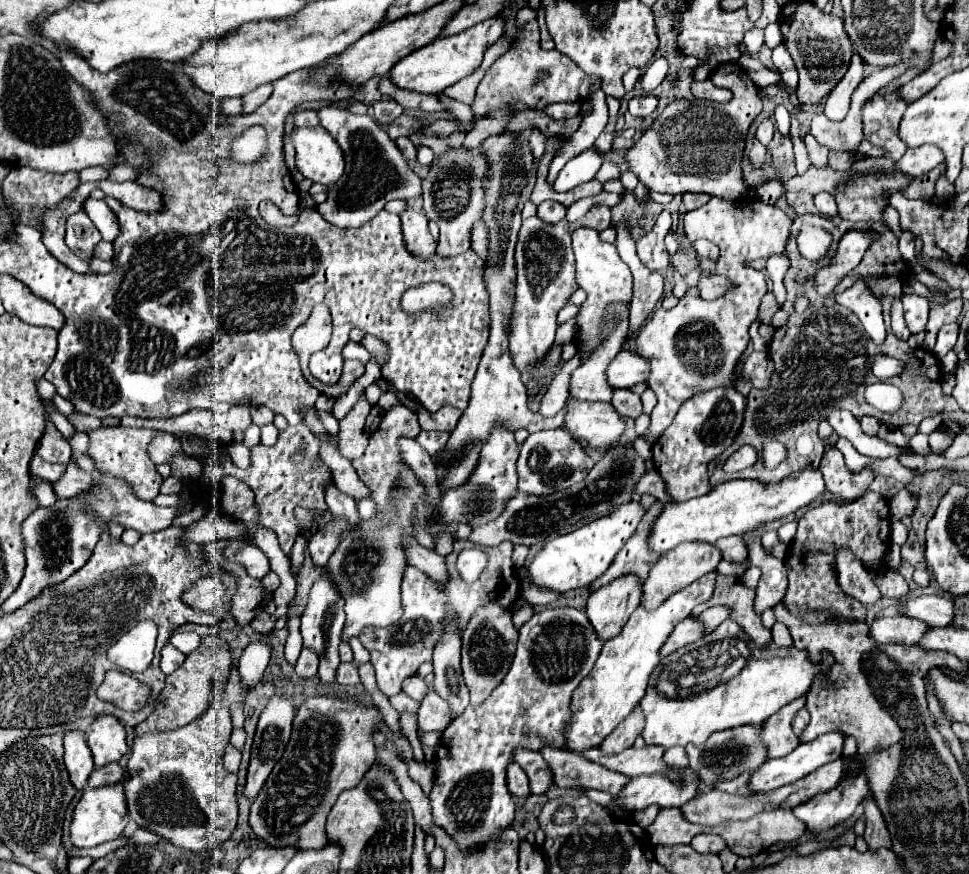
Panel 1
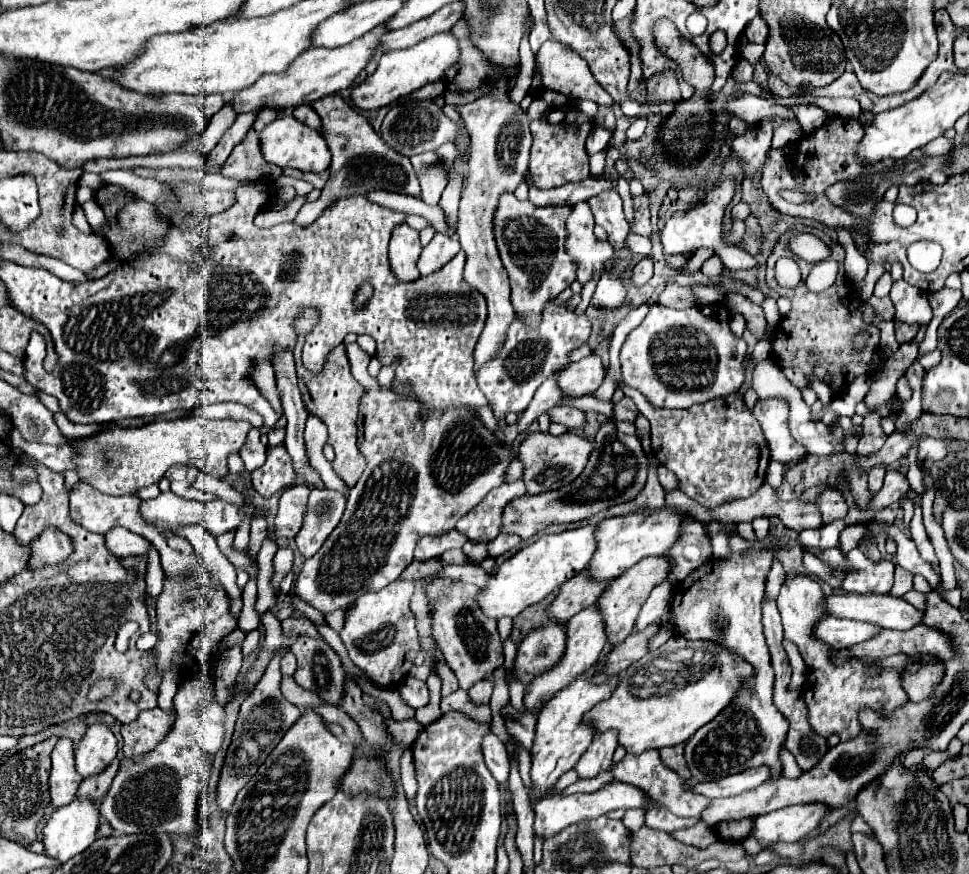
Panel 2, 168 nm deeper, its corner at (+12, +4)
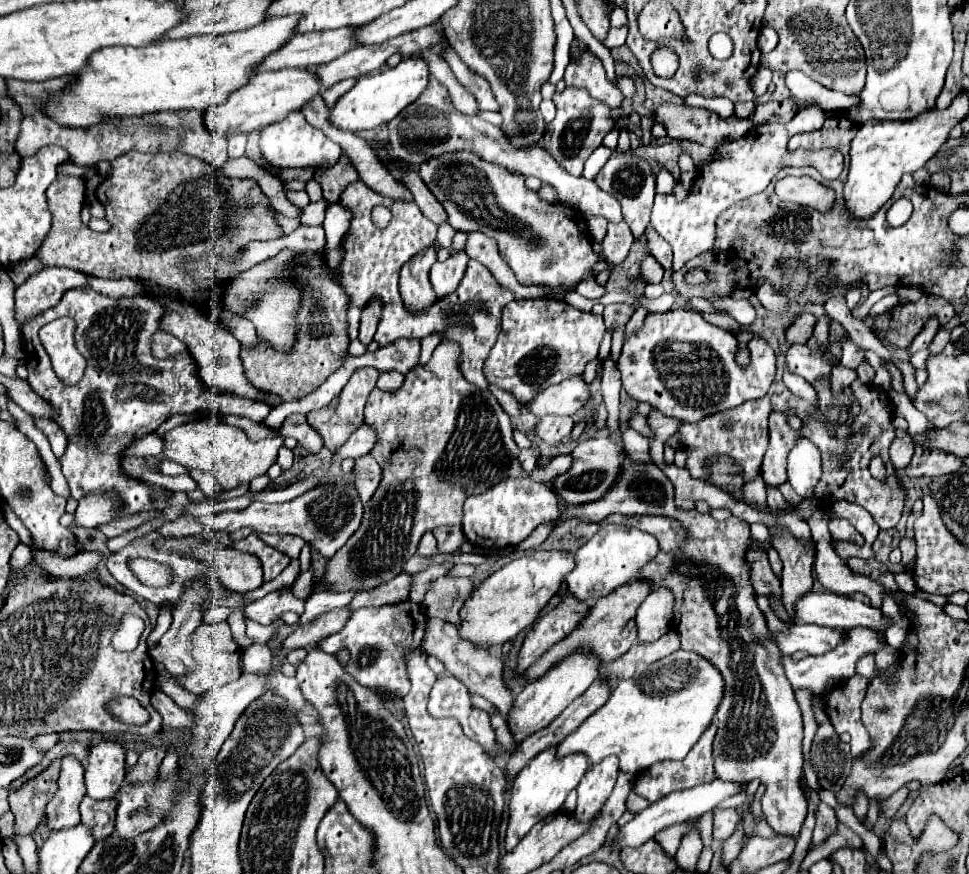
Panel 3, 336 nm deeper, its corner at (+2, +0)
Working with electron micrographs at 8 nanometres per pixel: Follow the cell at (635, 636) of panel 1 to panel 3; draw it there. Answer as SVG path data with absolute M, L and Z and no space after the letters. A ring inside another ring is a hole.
M549 746L543 752L539 752L531 762L519 772L515 778L513 790L511 790L511 802L509 802L509 828L505 838L505 848L511 852L521 838L547 814L559 812L567 794L577 788L581 776L589 768L589 760L583 754L571 754L571 756L557 756L557 746Z

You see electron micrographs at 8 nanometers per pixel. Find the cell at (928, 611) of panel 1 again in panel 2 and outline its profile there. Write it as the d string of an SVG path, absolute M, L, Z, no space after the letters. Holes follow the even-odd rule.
M831 594L823 600L823 610L833 618L869 622L879 628L909 630L923 616L903 598L879 594Z

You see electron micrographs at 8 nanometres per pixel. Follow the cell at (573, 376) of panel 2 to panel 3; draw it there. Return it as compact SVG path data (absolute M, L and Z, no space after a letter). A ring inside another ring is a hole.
M573 376L571 380L563 380L563 384L555 384L541 394L537 394L527 406L537 416L559 414L559 416L575 416L591 398L591 386L583 380L583 376Z

